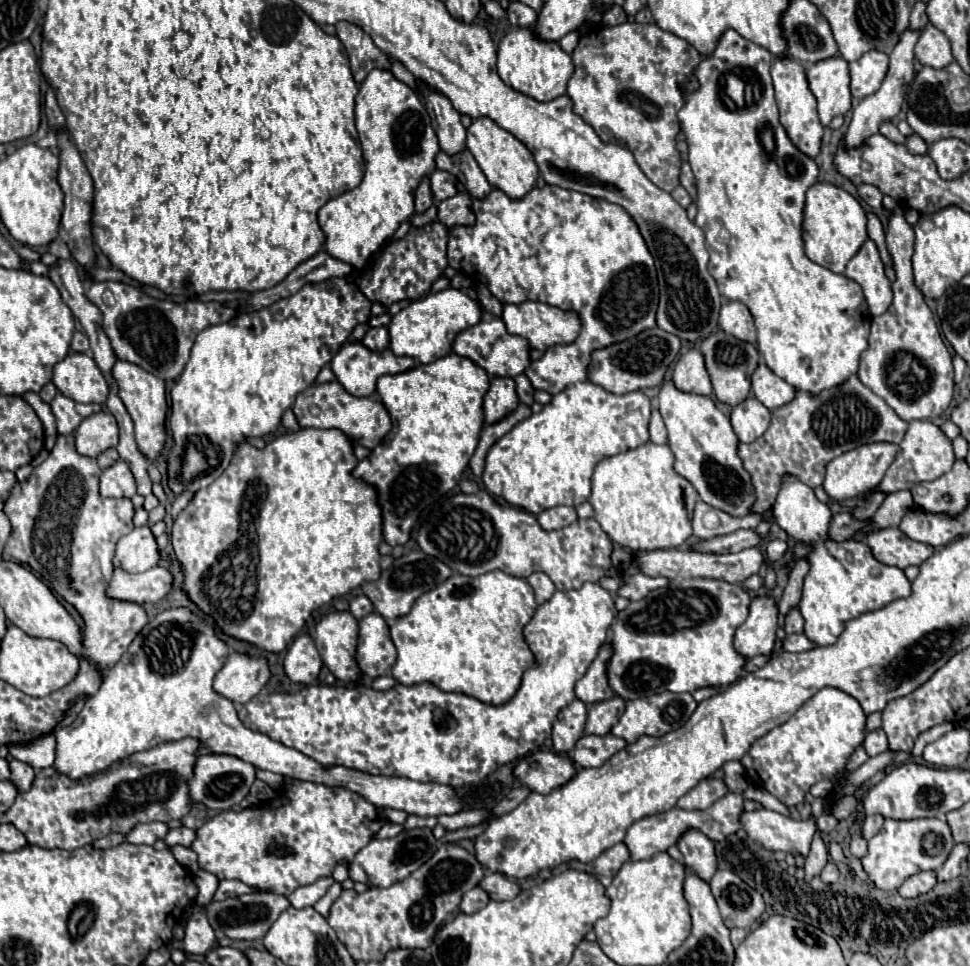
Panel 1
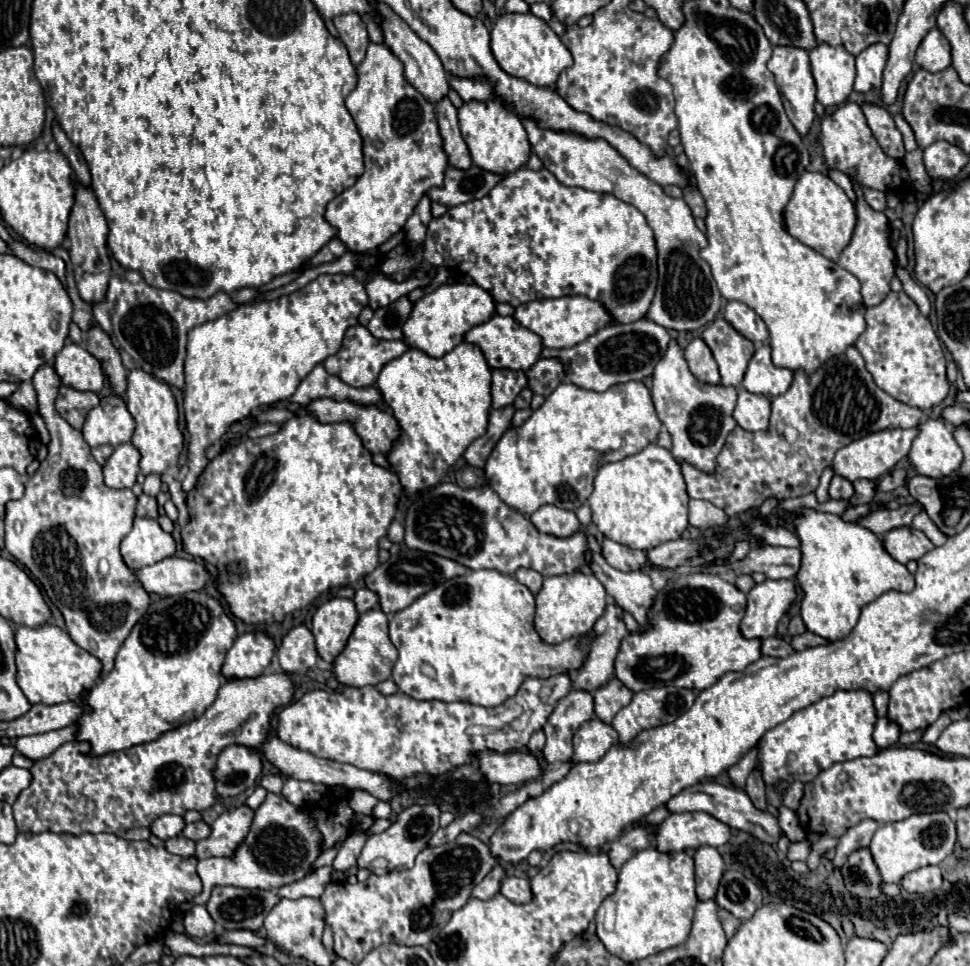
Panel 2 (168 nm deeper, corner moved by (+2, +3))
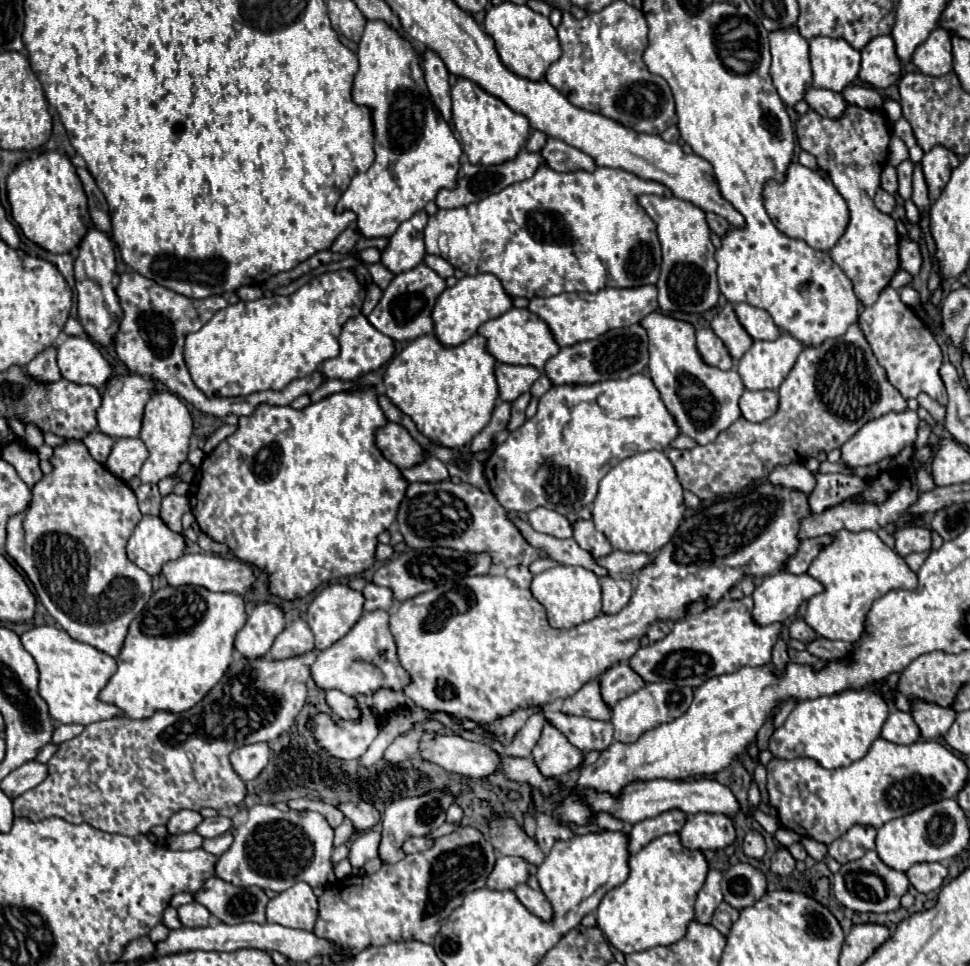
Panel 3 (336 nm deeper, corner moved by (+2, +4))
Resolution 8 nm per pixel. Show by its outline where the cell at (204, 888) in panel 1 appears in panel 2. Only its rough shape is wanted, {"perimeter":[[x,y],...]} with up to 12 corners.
{"perimeter":[[268,793],[232,857],[198,861],[216,885],[280,889],[314,871],[316,819]]}

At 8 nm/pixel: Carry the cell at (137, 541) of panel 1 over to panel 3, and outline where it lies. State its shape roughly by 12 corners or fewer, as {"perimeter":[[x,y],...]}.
{"perimeter":[[144,516],[126,554],[156,576],[184,554],[184,536],[158,516]]}

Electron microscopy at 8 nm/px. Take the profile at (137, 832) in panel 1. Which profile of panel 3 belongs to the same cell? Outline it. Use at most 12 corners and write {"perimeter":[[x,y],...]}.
{"perimeter":[[180,810],[168,820],[170,836],[192,832],[202,816],[194,810]]}

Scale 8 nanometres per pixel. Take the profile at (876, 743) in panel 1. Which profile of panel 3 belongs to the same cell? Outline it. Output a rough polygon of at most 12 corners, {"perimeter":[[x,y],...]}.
{"perimeter":[[892,712],[882,738],[912,744],[920,730],[908,712]]}

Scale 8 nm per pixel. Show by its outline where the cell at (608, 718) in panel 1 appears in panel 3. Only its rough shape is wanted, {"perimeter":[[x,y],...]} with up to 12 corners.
{"perimeter":[[626,664],[608,668],[600,678],[604,702],[618,700],[644,686]]}

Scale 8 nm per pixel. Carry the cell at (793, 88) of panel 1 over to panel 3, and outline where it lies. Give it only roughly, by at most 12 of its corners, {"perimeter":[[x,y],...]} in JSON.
{"perimeter":[[770,34],[774,86],[794,108],[812,86],[808,40]]}

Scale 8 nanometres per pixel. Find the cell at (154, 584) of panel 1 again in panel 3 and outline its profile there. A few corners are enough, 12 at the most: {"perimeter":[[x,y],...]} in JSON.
{"perimeter":[[184,554],[164,564],[168,586],[246,594],[252,568],[236,558]]}

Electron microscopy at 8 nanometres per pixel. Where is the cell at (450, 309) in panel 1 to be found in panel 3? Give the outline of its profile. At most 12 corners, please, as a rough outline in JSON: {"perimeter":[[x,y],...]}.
{"perimeter":[[494,274],[464,276],[432,310],[446,348],[512,308]]}

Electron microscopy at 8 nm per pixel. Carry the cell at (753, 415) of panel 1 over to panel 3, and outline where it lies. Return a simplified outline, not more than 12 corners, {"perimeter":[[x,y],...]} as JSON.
{"perimeter":[[746,390],[740,398],[748,422],[764,422],[778,408],[778,392]]}

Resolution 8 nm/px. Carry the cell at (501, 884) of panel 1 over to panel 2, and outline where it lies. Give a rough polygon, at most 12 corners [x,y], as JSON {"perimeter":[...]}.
{"perimeter":[[506,877],[500,893],[512,903],[532,901],[530,881]]}

